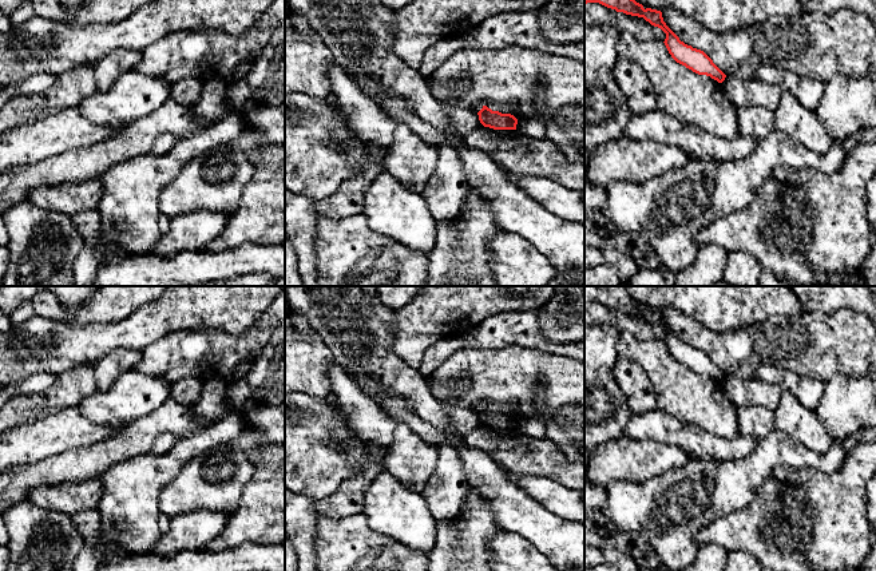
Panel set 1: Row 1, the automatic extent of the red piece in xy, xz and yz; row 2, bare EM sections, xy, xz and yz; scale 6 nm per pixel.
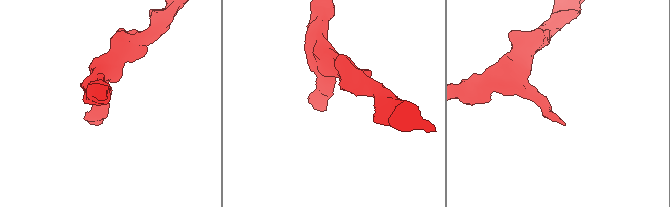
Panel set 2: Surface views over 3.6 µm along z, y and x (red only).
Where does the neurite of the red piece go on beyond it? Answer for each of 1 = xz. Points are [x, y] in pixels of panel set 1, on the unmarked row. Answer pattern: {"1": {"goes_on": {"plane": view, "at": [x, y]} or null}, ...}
{"1": {"goes_on": null}}

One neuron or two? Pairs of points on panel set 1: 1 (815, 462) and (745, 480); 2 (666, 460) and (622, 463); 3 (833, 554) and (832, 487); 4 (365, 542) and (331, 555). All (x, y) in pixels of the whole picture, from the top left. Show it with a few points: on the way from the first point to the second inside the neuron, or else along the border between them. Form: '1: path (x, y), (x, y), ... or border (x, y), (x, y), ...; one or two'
1: path (797, 458), (768, 458), (762, 463); one
2: path (655, 460), (653, 463), (650, 460), (633, 460); one
3: path (833, 538), (832, 503); one
4: path (357, 550), (352, 555), (339, 555); one

